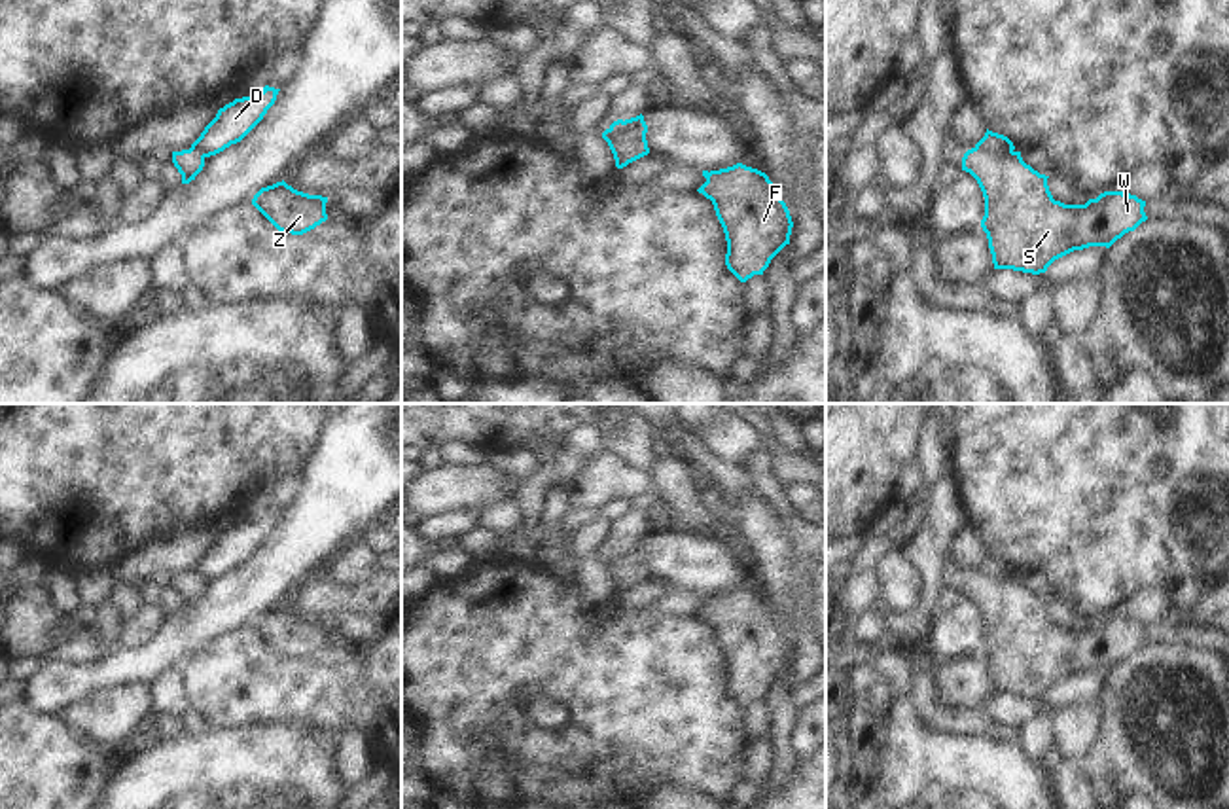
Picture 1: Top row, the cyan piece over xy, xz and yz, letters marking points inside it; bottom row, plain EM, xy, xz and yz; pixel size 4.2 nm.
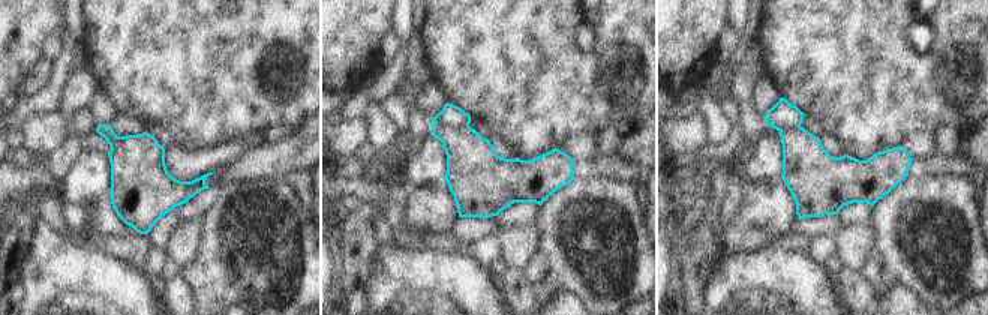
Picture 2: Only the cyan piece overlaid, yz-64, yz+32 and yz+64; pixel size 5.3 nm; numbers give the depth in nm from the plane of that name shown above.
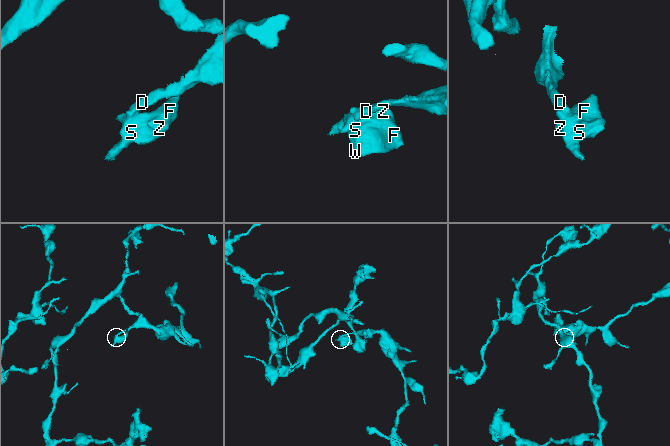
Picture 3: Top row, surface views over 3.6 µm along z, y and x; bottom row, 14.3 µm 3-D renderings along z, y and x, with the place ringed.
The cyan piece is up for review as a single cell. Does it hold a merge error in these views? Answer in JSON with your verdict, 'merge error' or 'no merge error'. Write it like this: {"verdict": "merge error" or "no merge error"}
{"verdict": "merge error"}

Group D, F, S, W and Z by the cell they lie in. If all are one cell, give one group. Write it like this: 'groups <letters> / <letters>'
groups D / F S W Z

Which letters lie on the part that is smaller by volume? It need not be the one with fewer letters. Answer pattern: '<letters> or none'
F, S, W, Z

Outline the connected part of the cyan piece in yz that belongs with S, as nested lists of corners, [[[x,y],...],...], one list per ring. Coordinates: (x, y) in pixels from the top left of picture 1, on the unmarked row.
[[[971,572],[962,595],[977,604],[985,621],[981,652],[994,693],[1040,699],[1074,674],[1110,673],[1148,644],[1146,625],[1123,616],[1104,616],[1085,629],[1055,625],[1049,601],[1026,589],[1021,576],[1000,580]]]

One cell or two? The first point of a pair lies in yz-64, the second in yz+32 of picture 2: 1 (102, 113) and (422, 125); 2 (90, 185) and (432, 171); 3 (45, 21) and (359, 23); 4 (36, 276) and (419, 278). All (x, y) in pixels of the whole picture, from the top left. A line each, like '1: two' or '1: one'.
1: two
2: one
3: one
4: one

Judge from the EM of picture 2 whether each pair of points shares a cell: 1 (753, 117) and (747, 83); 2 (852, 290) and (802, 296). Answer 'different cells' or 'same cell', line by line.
1: same cell
2: different cells

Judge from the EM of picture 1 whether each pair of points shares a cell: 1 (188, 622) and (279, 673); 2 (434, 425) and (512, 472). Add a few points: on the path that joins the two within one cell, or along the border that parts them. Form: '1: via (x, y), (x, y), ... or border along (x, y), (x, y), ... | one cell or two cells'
1: border along (250, 624), (197, 647), (180, 665) | two cells
2: border along (489, 449), (529, 449), (533, 453) | two cells

